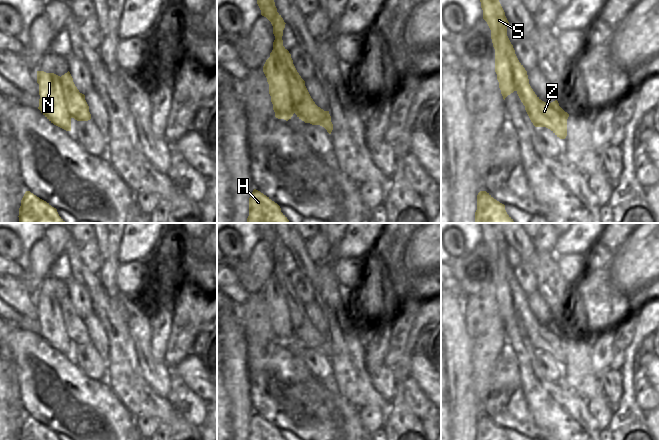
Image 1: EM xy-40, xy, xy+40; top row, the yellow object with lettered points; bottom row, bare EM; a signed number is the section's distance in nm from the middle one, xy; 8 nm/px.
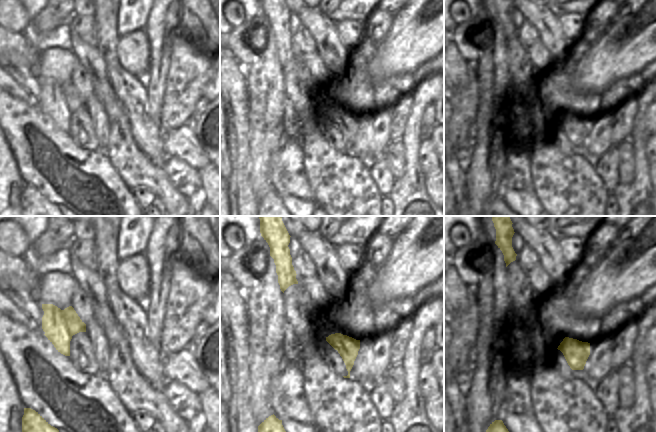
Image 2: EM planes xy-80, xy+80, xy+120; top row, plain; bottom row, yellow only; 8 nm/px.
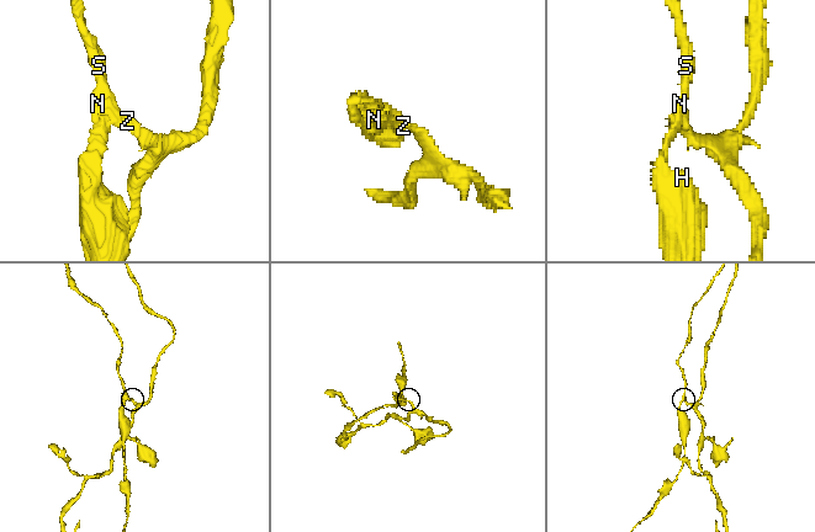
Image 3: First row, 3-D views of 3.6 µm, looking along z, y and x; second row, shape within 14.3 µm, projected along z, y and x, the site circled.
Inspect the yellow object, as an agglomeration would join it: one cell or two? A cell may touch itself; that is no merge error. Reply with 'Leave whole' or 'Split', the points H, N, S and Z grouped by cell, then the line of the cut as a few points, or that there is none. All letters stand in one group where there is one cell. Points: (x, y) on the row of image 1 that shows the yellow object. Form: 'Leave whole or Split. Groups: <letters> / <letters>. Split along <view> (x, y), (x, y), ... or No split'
Split. Groups: H N S / Z. Split along xy (288, 53), (281, 58), (281, 61), (288, 78), (294, 112).

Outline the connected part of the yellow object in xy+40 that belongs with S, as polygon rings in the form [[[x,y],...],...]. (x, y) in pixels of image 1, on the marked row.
[[[480,0],[483,19],[491,30],[491,39],[495,49],[495,72],[503,99],[516,91],[509,60],[515,53],[507,36],[509,24],[499,0]]]

